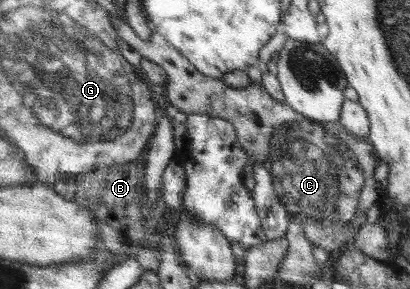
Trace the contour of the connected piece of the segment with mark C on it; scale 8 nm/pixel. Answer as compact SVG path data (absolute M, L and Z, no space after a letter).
M115 16L112 19L112 26L121 39L139 52L142 58L153 61L167 73L168 83L165 85L165 90L171 109L182 111L187 116L209 114L211 117L233 121L233 125L236 126L237 140L245 151L253 155L256 162L265 167L271 175L277 198L289 212L289 218L297 220L306 228L305 237L312 246L321 246L330 253L334 249L341 249L341 246L345 249L345 245L350 247L353 245L357 232L365 222L368 222L368 208L377 200L379 182L375 181L373 173L379 165L379 156L372 142L353 135L339 121L322 123L305 117L304 114L291 109L286 104L277 102L258 84L250 83L247 88L236 90L229 88L221 78L215 79L199 74L199 71L196 71L195 67L159 33L155 32L149 41L143 41L134 33L131 26Z

